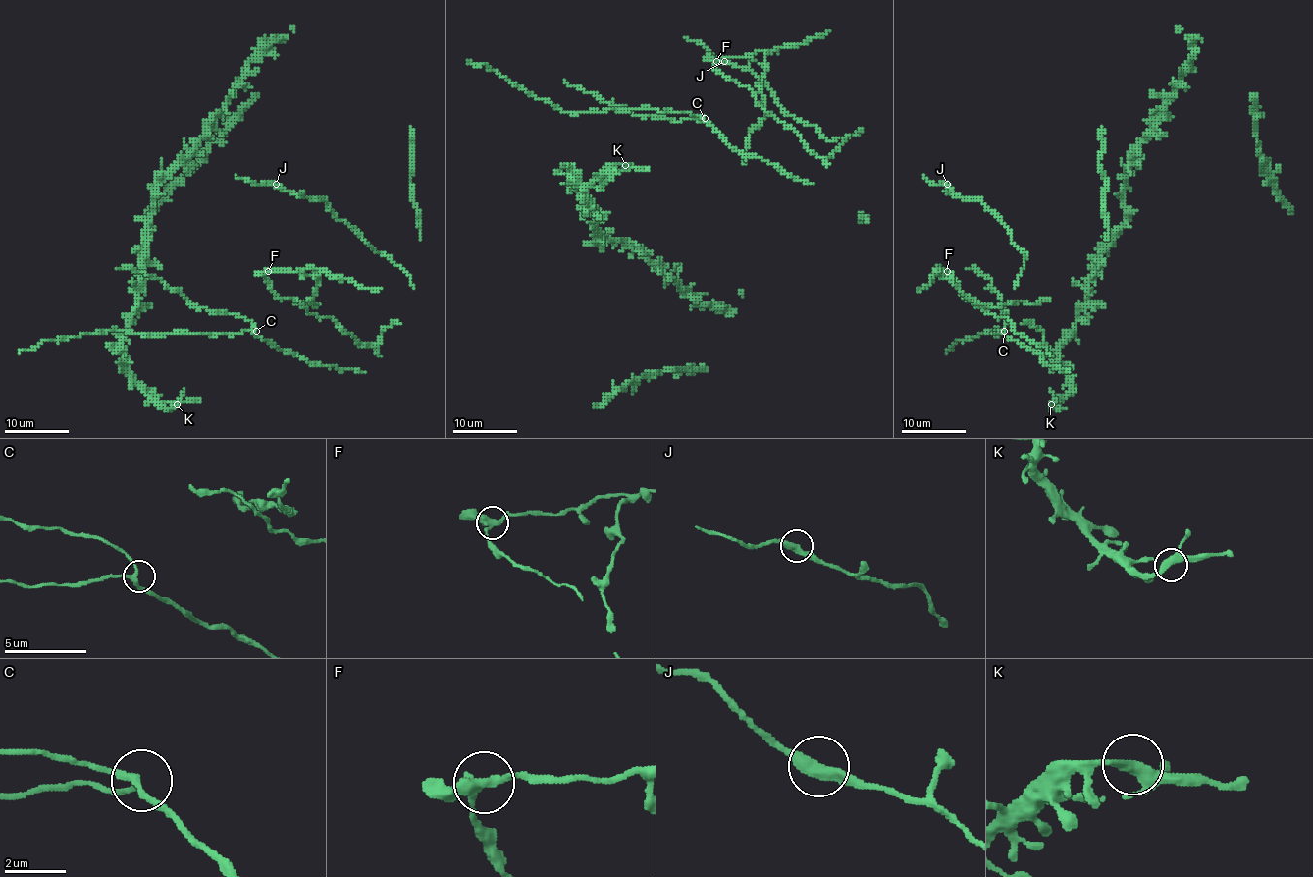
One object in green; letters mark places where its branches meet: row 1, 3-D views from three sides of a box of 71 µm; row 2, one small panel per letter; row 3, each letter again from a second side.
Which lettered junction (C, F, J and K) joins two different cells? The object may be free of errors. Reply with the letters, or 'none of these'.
F

